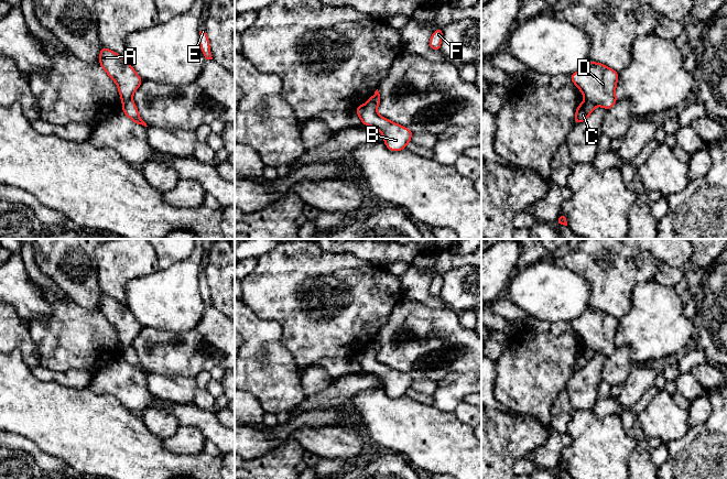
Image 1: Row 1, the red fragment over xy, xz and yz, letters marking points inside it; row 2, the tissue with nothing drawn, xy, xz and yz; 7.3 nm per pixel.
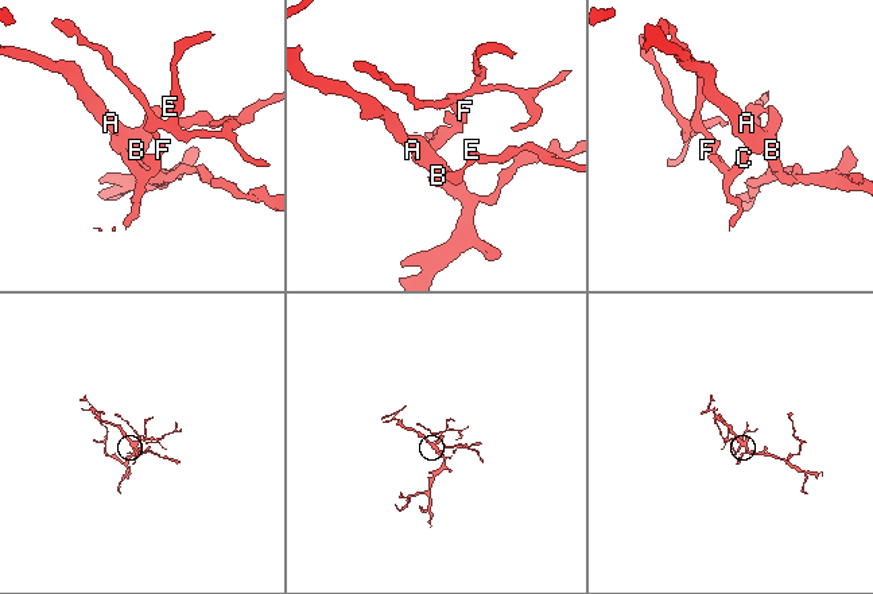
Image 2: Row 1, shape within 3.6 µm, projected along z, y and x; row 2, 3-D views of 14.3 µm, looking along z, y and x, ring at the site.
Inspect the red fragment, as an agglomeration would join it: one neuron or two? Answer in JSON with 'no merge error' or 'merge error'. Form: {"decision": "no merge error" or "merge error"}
{"decision": "merge error"}

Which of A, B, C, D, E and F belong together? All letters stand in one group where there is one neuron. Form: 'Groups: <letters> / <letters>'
Groups: A B D E / C F

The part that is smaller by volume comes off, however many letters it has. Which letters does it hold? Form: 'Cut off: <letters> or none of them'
Cut off: C, F

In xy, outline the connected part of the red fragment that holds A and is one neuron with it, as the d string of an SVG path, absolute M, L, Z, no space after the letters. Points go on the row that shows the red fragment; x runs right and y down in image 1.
M102 46L99 54L99 65L117 84L122 104L131 100L143 79L135 73L128 61L113 51Z

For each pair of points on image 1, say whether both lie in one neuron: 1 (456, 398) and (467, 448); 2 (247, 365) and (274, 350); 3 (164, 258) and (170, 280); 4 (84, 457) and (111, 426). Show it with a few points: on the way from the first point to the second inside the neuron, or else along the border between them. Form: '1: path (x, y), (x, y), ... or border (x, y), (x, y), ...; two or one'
1: border (431, 401), (438, 409), (452, 412); two
2: path (253, 358), (262, 349), (268, 348); one
3: border (190, 256), (160, 270); two
4: path (88, 449), (104, 434); one

